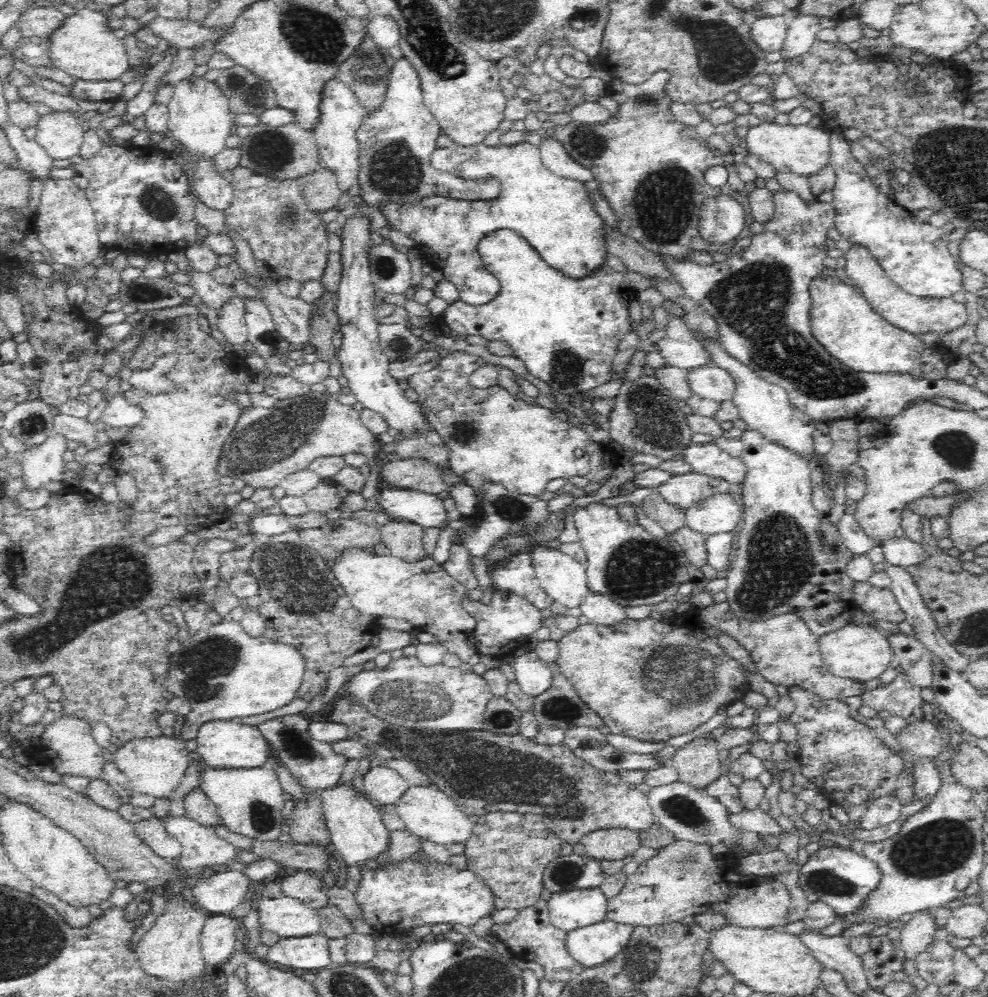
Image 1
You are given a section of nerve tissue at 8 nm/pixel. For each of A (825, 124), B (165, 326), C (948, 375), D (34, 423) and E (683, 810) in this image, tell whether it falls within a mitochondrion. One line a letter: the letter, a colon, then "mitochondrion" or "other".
A: other
B: other
C: other
D: mitochondrion
E: mitochondrion

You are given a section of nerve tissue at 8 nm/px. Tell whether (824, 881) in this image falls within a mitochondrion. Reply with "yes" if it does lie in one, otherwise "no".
yes

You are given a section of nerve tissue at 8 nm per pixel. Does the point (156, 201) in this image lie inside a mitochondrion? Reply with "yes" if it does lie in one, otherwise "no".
yes

